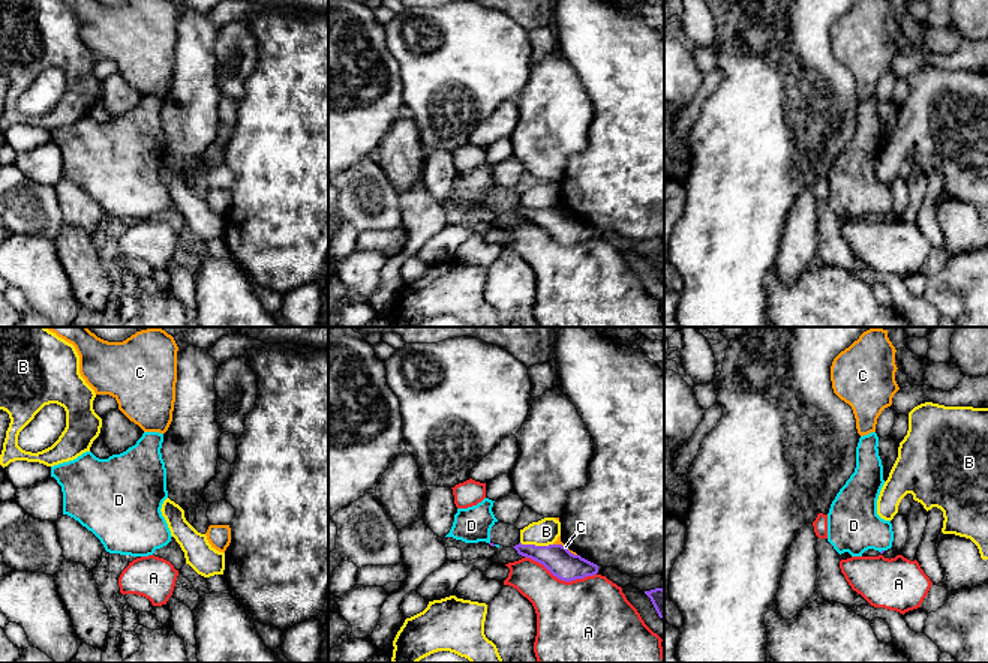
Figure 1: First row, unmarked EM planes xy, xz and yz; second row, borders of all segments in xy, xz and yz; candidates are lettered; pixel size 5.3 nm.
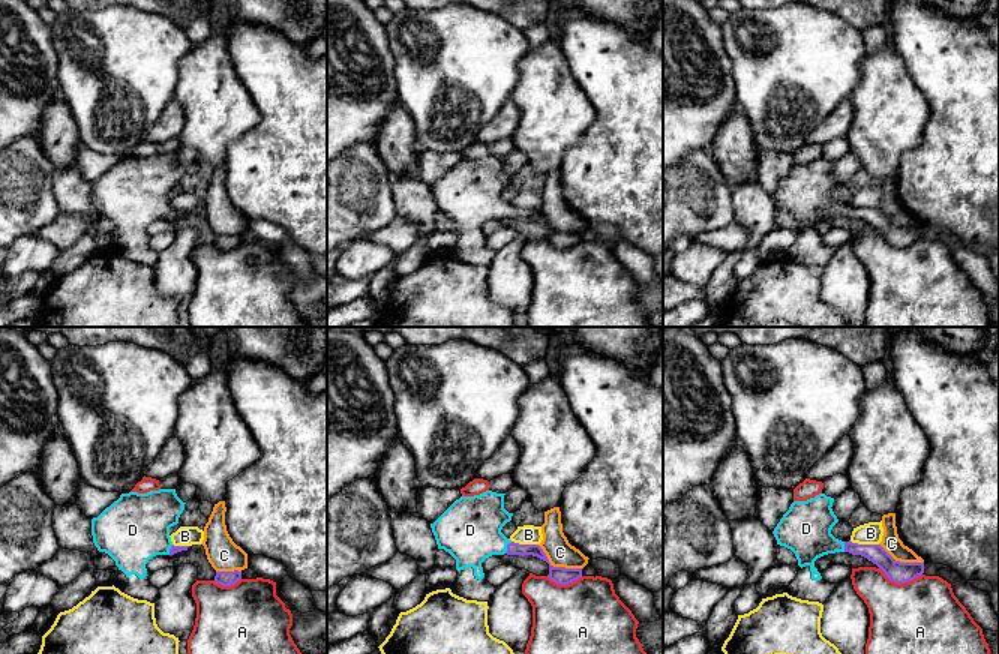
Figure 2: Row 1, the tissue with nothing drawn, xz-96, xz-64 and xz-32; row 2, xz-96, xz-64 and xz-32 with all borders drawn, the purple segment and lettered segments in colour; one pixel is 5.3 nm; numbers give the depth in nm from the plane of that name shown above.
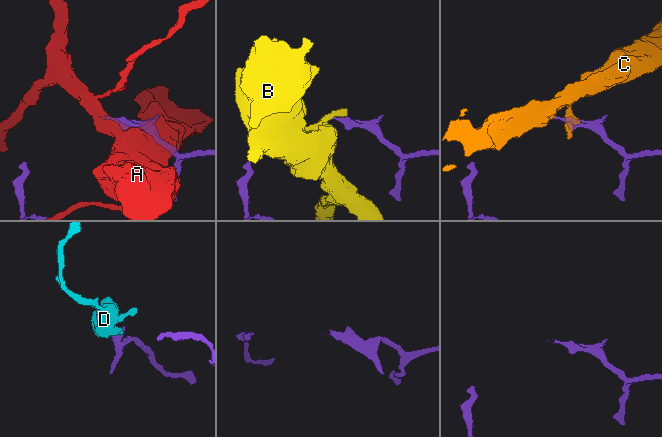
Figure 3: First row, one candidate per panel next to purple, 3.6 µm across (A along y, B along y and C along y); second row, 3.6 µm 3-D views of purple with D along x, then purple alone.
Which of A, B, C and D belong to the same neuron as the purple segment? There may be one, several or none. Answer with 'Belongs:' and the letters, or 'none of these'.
Belongs: D

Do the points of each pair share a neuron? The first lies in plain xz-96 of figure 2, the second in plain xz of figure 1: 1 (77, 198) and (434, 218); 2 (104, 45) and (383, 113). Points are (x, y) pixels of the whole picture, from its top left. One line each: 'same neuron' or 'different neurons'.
1: same neuron
2: different neurons

